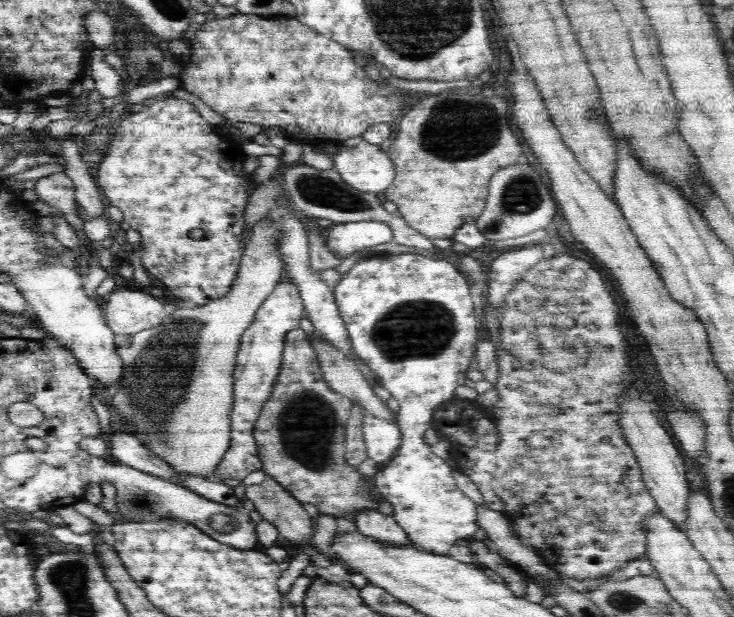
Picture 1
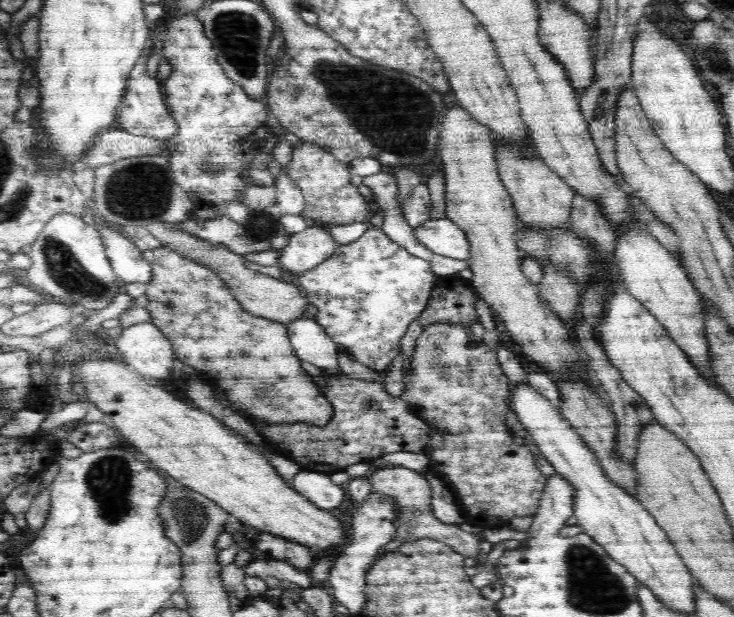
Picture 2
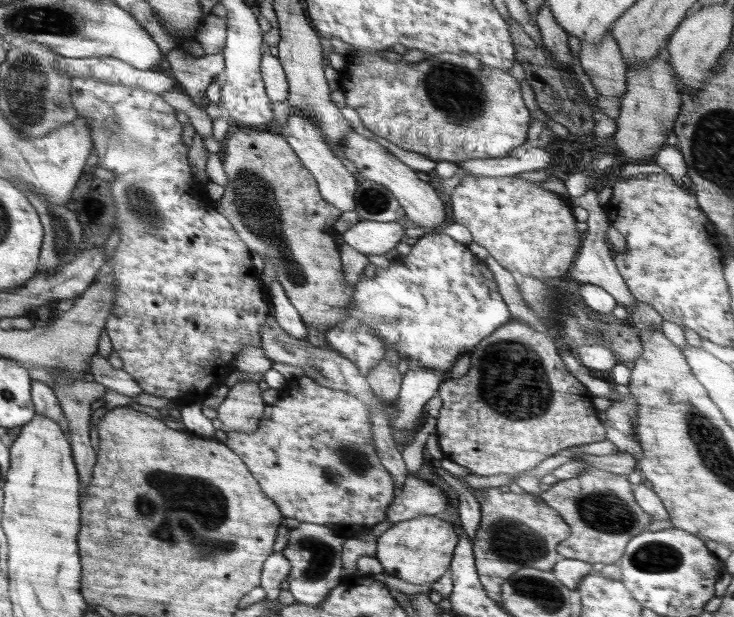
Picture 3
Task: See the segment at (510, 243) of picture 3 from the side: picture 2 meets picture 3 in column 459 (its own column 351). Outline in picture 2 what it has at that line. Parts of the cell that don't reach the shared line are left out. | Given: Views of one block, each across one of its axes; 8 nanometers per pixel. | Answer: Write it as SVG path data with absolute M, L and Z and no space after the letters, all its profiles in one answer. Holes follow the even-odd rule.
M299 140L292 148L292 160L282 168L302 190L305 200L303 216L310 223L342 226L366 220L370 204L361 196L358 188L352 186L352 172L348 163L336 160L333 154L315 144Z

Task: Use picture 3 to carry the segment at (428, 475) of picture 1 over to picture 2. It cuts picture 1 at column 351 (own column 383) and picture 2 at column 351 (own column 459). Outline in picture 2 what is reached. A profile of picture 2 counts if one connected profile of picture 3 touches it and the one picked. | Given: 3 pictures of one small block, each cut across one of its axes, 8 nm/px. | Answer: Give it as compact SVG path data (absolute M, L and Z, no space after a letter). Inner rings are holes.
M368 225L360 238L348 244L337 245L336 250L327 259L294 279L304 291L307 302L314 304L318 309L314 320L324 328L339 350L349 354L352 360L384 374L394 362L394 358L401 354L402 336L427 307L434 287L434 276L428 261L408 253L381 228Z

